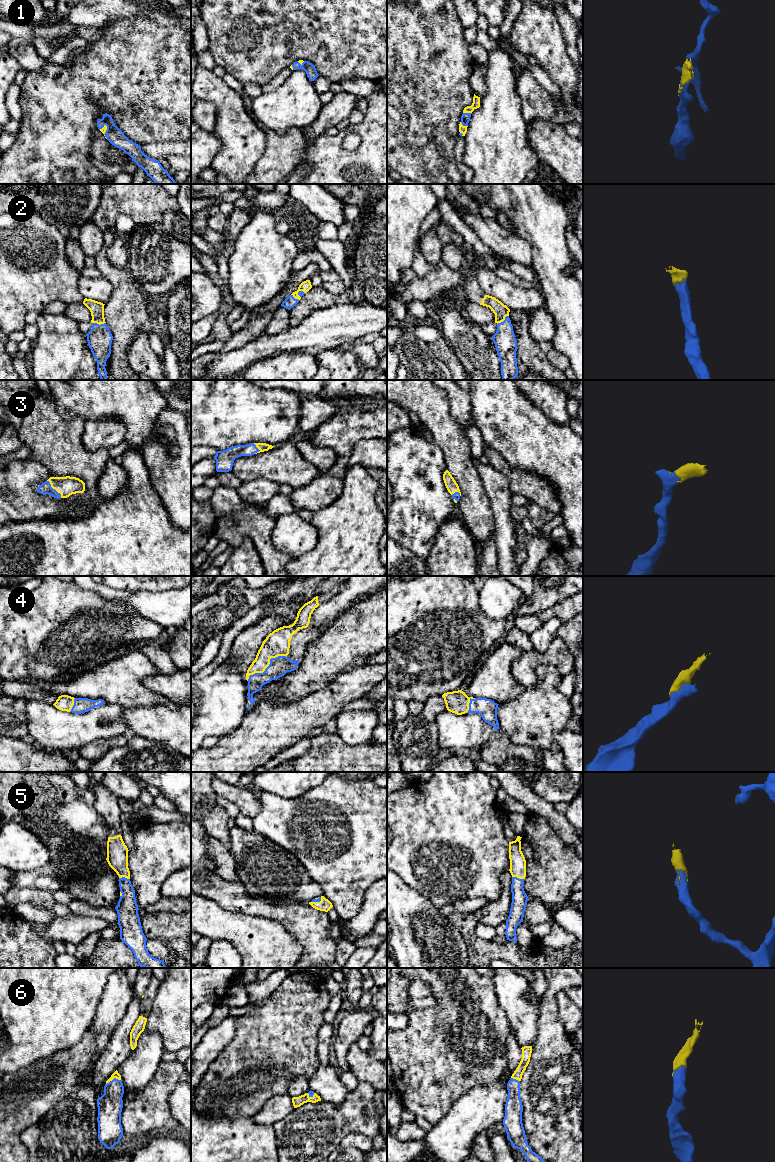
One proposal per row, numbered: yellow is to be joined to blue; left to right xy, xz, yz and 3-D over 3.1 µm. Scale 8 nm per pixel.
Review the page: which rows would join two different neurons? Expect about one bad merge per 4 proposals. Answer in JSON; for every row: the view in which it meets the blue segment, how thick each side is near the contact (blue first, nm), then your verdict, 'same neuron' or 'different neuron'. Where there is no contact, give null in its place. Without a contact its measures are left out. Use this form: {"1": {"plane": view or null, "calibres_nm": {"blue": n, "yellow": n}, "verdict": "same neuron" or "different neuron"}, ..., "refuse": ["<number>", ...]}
{"1": {"plane": "yz", "calibres_nm": {"blue": 80, "yellow": 60}, "verdict": "same neuron"}, "2": {"plane": "xy", "calibres_nm": {"blue": 200, "yellow": 120}, "verdict": "same neuron"}, "3": {"plane": "xy", "calibres_nm": {"blue": 100, "yellow": 160}, "verdict": "same neuron"}, "4": {"plane": "xz", "calibres_nm": {"blue": 160, "yellow": 200}, "verdict": "same neuron"}, "5": {"plane": "yz", "calibres_nm": {"blue": 130, "yellow": 130}, "verdict": "same neuron"}, "6": {"plane": "xy", "calibres_nm": {"blue": 200, "yellow": 50}, "verdict": "same neuron"}, "refuse": []}

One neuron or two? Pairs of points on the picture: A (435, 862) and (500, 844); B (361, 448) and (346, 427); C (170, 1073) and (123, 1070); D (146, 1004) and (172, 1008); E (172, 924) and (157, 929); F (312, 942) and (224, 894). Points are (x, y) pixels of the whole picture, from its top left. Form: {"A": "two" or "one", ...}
{"A": "one", "B": "two", "C": "two", "D": "two", "E": "one", "F": "one"}

